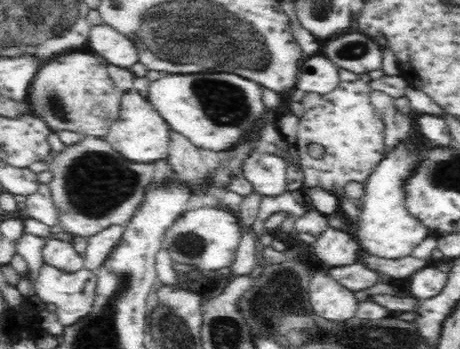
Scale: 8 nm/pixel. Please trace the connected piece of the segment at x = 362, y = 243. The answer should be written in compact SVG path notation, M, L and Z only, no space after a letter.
M406 140L395 151L383 158L365 181L366 196L361 200L360 215L353 222L353 233L362 253L388 260L412 257L414 248L428 237L428 230L412 219L404 209L404 193L401 190L406 176L416 164L416 154L421 145Z

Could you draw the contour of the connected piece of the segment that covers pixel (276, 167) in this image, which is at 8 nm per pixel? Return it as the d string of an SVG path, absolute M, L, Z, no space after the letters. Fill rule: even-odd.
M254 151L251 154L251 157L247 160L247 164L244 165L244 174L246 179L254 186L256 194L280 196L286 192L288 160L279 157L279 155L273 155L271 153L261 154Z

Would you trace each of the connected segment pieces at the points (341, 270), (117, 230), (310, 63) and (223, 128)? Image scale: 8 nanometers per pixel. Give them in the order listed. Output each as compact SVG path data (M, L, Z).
M358 262L348 266L331 267L329 273L340 282L340 284L356 292L358 292L358 290L374 288L374 286L378 286L378 284L382 284L382 282L392 284L392 279L380 273L368 270L364 265Z
M111 226L89 238L82 252L83 268L94 273L102 268L112 249L121 241L123 226Z
M328 56L304 58L299 68L298 88L306 93L328 94L339 86L338 70Z
M218 72L218 74L166 74L160 80L150 84L147 98L154 109L170 128L180 132L198 148L206 150L226 150L244 136L246 130L265 114L266 106L262 101L262 92L258 83L236 75L234 72Z

